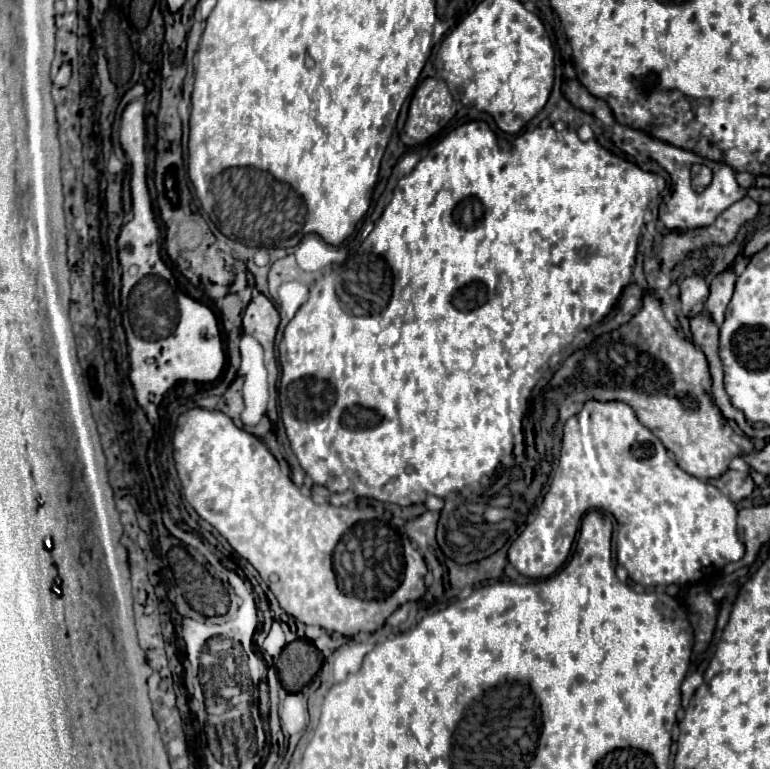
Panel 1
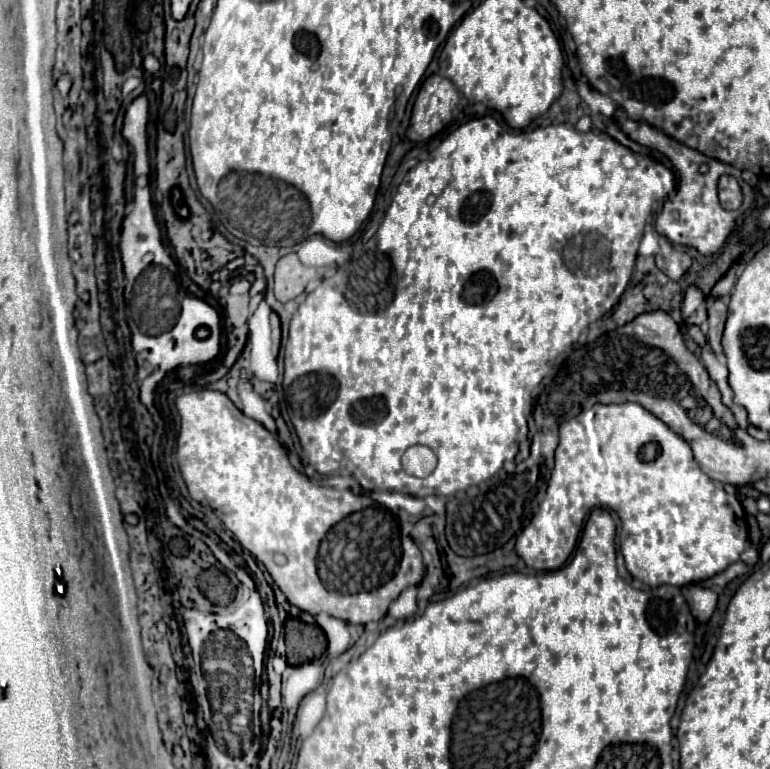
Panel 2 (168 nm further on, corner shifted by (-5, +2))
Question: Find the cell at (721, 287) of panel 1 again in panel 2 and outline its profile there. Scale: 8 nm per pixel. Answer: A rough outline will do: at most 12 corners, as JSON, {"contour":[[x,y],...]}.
{"contour":[[709,300],[709,340],[723,354],[721,336],[727,320],[727,300]]}

